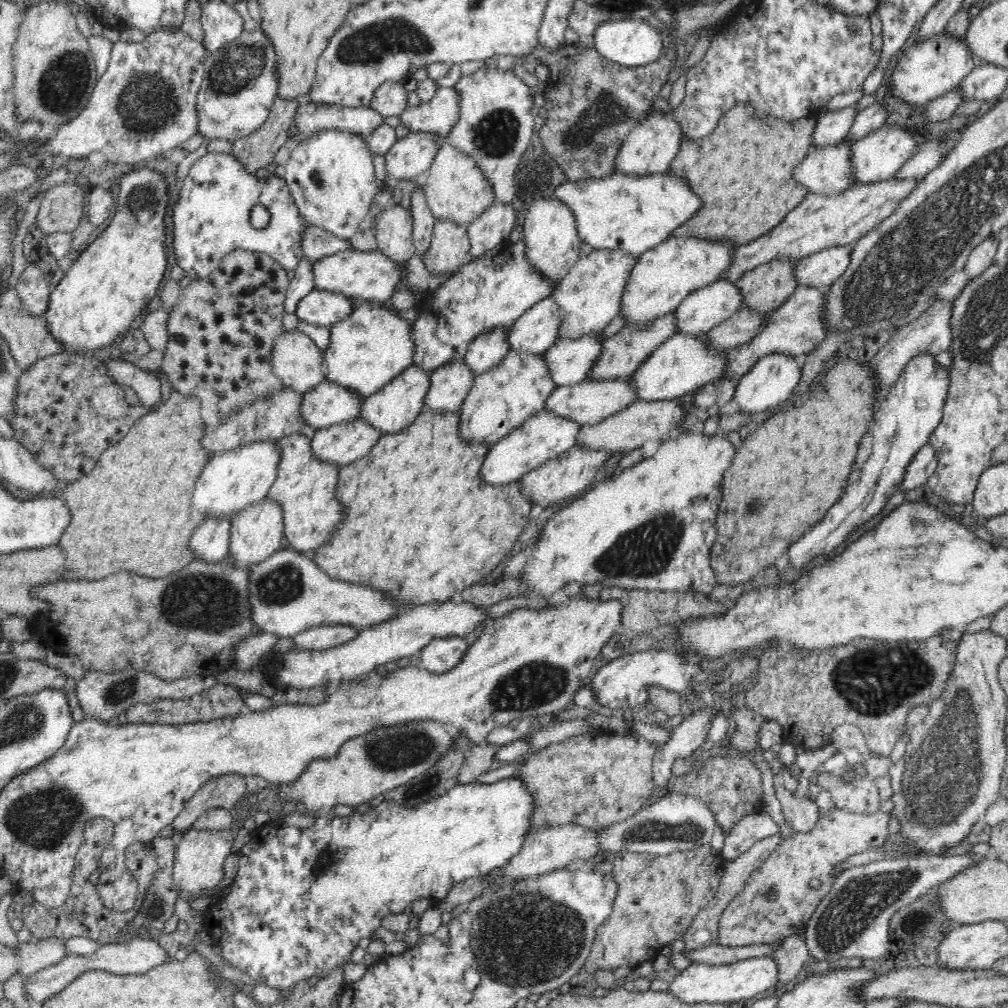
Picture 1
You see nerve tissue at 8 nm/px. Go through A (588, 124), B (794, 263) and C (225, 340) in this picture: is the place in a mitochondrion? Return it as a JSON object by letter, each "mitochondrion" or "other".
{"A":"mitochondrion","B":"other","C":"other"}

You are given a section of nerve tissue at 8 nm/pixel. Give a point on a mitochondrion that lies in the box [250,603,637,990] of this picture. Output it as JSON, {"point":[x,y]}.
{"point":[521,943]}

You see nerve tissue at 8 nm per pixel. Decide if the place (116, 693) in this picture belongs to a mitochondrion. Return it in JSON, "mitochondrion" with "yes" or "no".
{"mitochondrion":"yes"}

